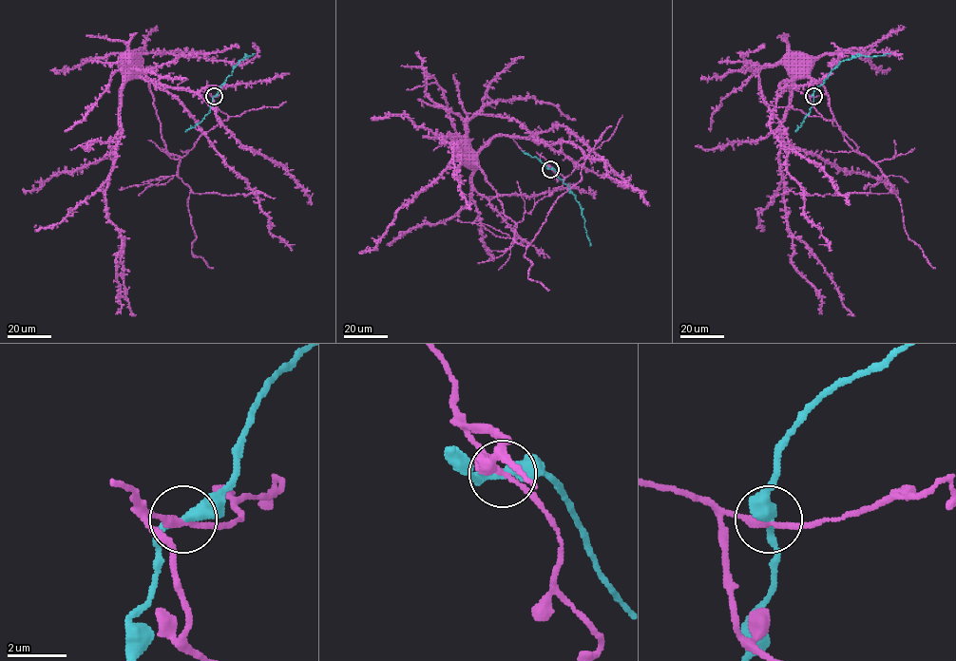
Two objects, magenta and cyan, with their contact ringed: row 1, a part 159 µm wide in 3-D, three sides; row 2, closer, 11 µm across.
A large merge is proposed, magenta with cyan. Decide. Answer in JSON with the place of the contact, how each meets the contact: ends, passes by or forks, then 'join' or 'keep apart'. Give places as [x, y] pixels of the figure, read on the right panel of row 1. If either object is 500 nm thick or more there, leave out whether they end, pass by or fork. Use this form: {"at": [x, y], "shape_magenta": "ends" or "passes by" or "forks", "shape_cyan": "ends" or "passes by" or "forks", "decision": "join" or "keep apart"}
{"at": [813, 96], "shape_magenta": "passes by", "shape_cyan": "passes by", "decision": "keep apart"}

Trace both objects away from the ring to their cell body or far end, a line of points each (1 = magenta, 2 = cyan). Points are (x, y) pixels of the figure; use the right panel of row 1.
1: (813, 96), (811, 104), (867, 157), (844, 139), (826, 89), (783, 59)
2: (813, 96), (813, 90), (841, 61), (863, 55), (890, 53)

